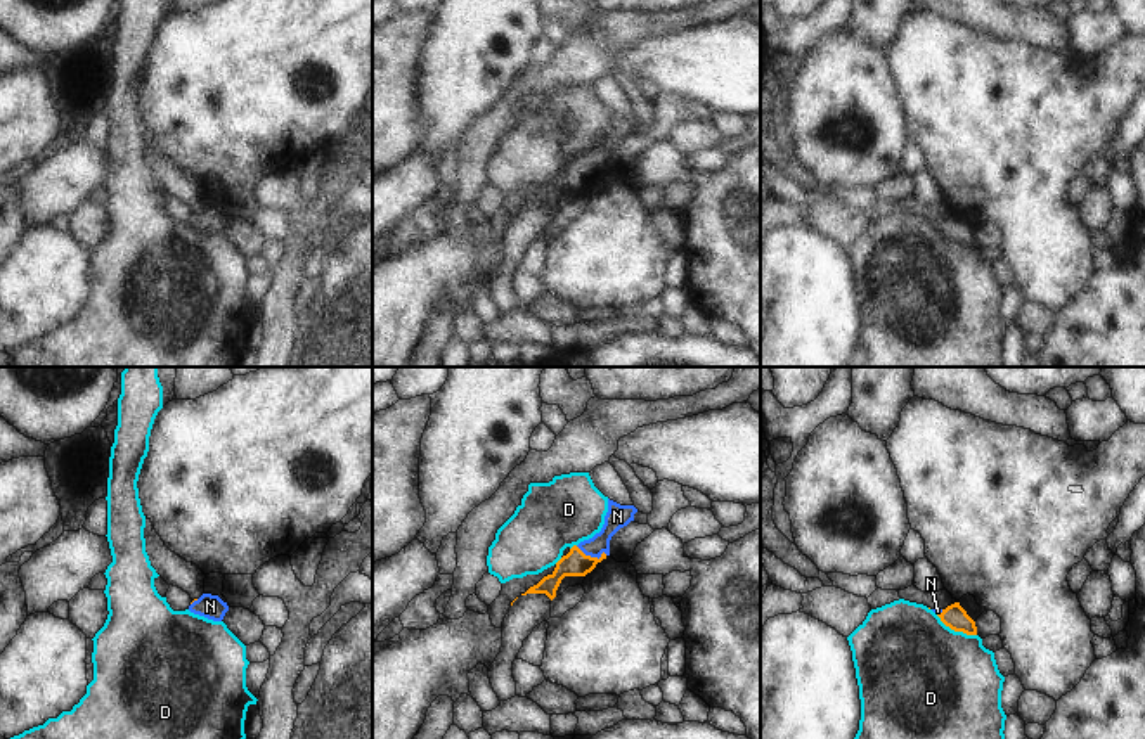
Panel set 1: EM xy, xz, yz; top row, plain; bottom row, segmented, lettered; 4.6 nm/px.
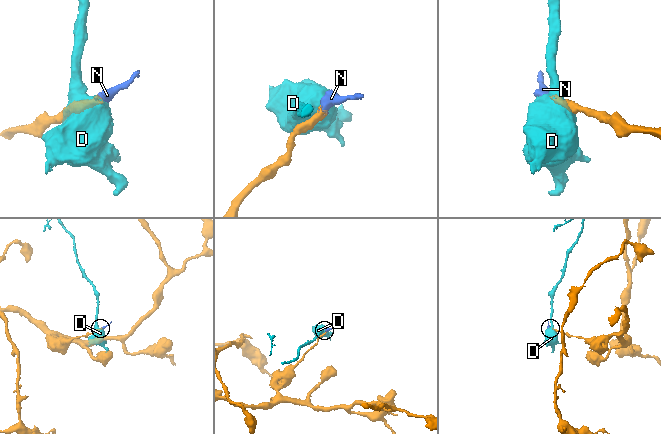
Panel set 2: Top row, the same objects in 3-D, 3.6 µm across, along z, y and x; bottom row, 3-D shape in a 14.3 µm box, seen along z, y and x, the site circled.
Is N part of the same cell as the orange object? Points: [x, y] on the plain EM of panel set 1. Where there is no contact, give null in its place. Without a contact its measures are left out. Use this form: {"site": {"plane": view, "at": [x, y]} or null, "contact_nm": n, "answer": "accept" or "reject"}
{"site": {"plane": "xz", "at": [589, 168]}, "contact_nm": 160, "answer": "accept"}

